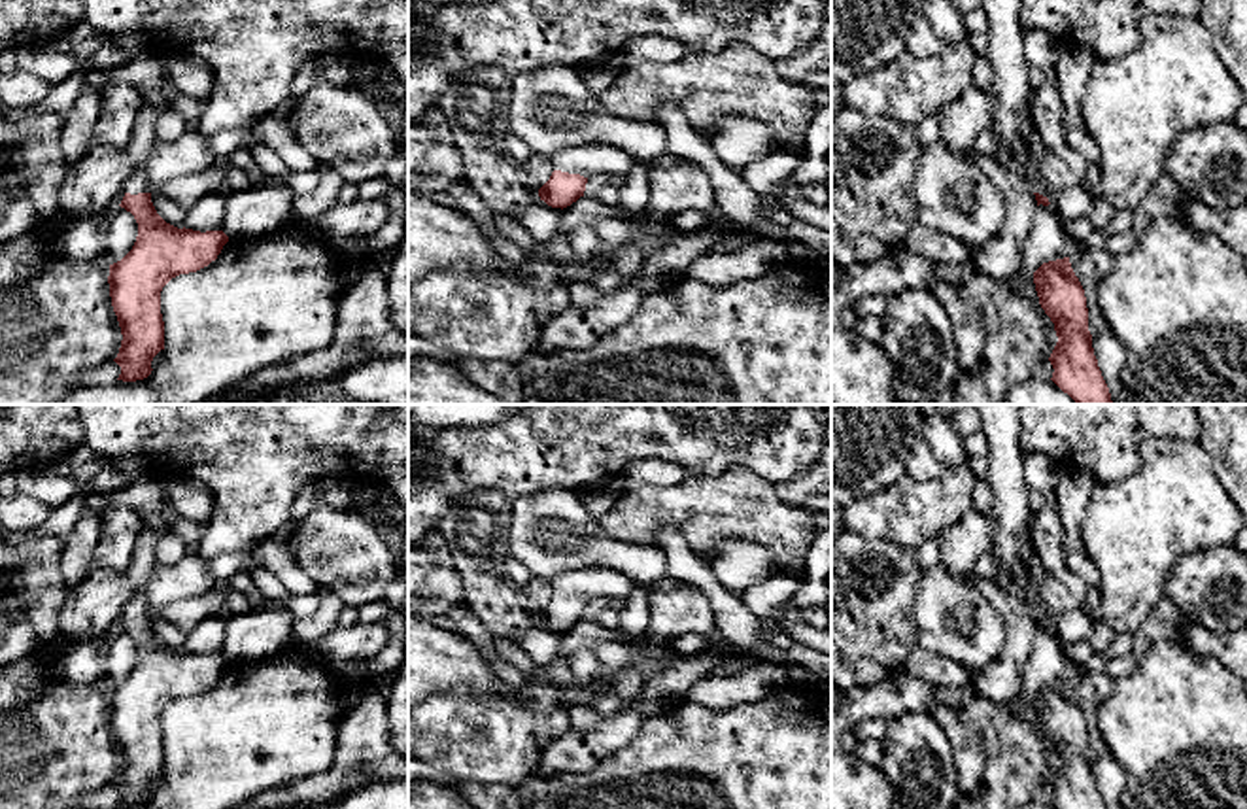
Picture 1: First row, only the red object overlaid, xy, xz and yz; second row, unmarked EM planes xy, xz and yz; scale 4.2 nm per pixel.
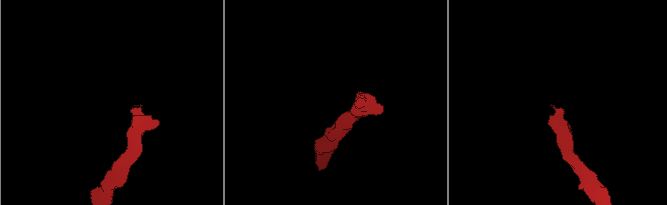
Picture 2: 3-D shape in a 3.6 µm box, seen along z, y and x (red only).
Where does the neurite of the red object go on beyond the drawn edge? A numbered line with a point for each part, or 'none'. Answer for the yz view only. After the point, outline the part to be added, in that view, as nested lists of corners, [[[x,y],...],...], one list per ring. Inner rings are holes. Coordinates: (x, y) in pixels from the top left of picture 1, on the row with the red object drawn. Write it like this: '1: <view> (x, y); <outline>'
1: yz (1013, 125); [[[979,0],[979,6],[988,21],[986,59],[992,66],[988,93],[996,104],[990,130],[1003,149],[1022,157],[1026,174],[1020,183],[1032,193],[1039,193],[1033,166],[1045,147],[1032,117],[1033,89],[1024,53],[1020,0]]]

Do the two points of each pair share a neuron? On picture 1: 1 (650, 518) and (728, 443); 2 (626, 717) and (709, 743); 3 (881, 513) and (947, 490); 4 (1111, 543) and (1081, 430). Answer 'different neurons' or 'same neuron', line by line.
1: different neurons
2: different neurons
3: same neuron
4: different neurons

